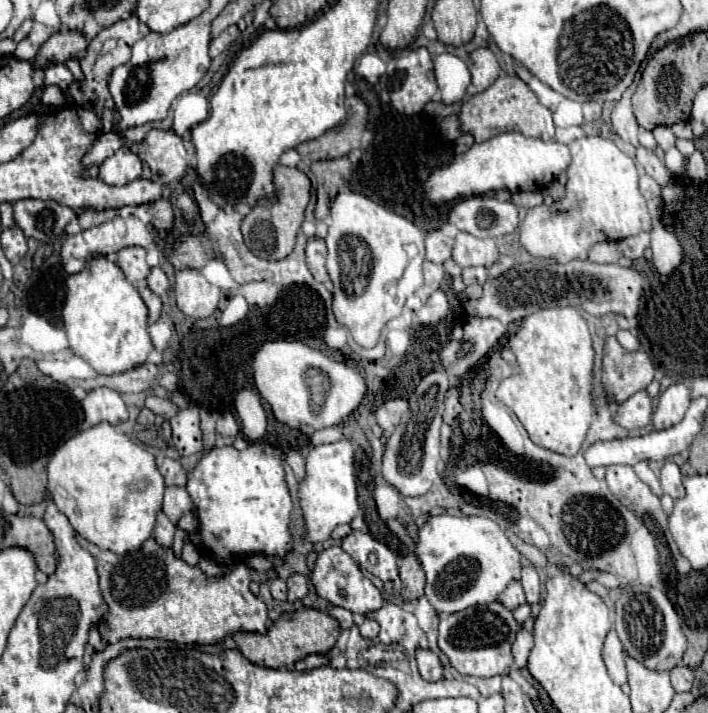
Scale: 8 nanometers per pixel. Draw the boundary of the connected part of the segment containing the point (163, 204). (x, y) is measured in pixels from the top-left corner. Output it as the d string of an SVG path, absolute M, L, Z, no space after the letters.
M162 196L152 206L152 226L160 228L160 230L168 230L172 226L172 222L174 222L172 202L168 200L168 196Z

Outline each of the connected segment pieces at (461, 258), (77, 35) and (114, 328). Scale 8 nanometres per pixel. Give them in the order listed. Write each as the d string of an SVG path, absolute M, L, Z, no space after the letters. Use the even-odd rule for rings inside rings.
M458 232L452 258L462 266L492 266L498 258L498 248L492 238L476 238L468 232Z
M78 30L56 32L44 42L38 58L34 60L38 68L44 68L46 62L66 62L68 58L82 58L86 54L88 40Z
M92 256L78 274L68 276L62 320L70 348L98 370L98 374L118 374L146 362L146 356L154 350L148 338L146 318L148 308L136 286L106 256Z

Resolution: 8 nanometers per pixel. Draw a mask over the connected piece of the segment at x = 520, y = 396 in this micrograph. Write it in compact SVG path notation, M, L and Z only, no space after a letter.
M574 306L538 310L522 320L508 346L516 354L522 374L510 380L506 378L496 391L497 398L518 416L534 444L564 456L574 456L594 418L590 396L594 350L586 320Z

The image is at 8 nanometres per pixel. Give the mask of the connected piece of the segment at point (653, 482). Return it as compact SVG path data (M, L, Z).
M638 462L636 466L634 466L634 470L636 470L636 474L652 488L652 492L654 494L658 494L658 496L662 496L662 490L660 490L660 482L658 482L658 478L656 478L656 474L648 468L648 464L646 462Z

